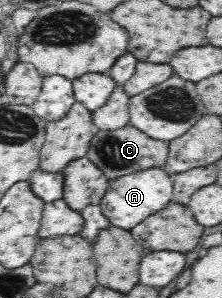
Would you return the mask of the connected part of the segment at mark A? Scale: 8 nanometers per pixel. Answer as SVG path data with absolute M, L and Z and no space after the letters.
M145 169L140 173L130 173L110 181L110 187L102 199L102 213L110 219L112 225L122 229L132 229L142 223L146 217L164 209L172 201L172 177L164 169Z

